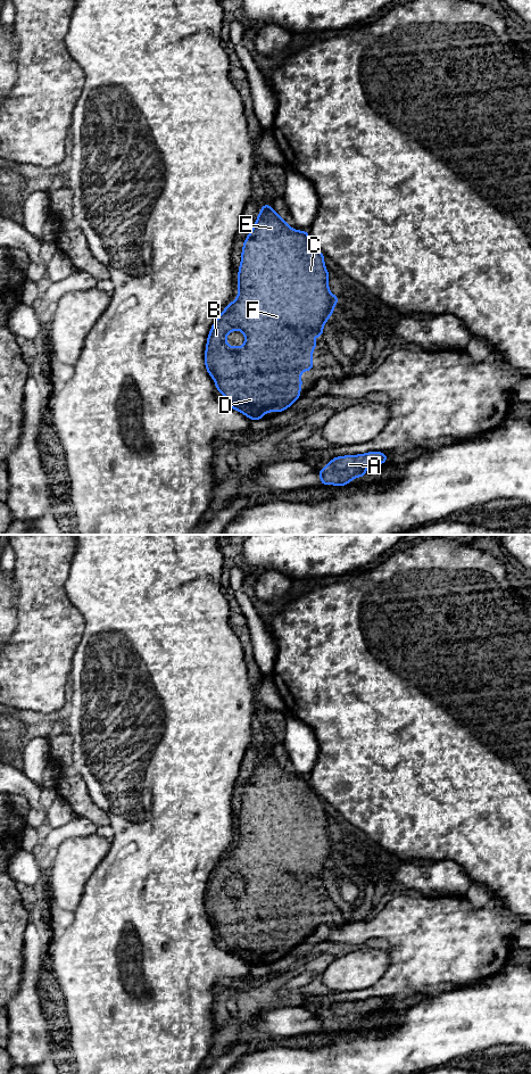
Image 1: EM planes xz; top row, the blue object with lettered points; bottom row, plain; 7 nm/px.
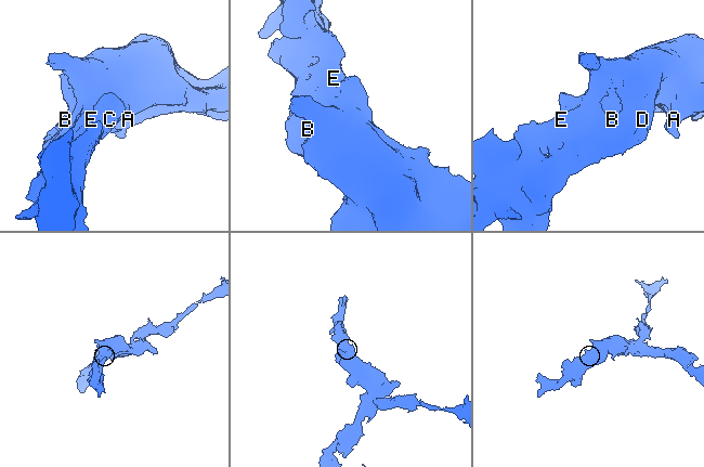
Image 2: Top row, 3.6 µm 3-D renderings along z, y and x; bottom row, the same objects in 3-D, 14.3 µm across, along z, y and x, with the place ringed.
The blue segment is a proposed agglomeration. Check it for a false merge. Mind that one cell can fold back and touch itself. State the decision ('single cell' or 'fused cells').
single cell

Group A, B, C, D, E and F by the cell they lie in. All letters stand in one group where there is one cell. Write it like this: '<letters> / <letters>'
A B C D E F

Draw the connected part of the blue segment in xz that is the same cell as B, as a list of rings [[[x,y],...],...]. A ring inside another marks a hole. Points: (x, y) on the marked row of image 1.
[[[268,201],[262,207],[255,226],[244,240],[241,256],[238,273],[239,295],[218,315],[209,331],[205,364],[217,391],[226,397],[229,406],[254,421],[264,419],[265,412],[281,413],[301,396],[300,373],[314,369],[312,353],[318,344],[310,338],[323,337],[323,325],[340,299],[329,291],[330,273],[324,264],[324,255],[313,243],[308,232],[290,228],[269,207]],[[232,330],[243,332],[243,346],[232,347],[225,342]]]

